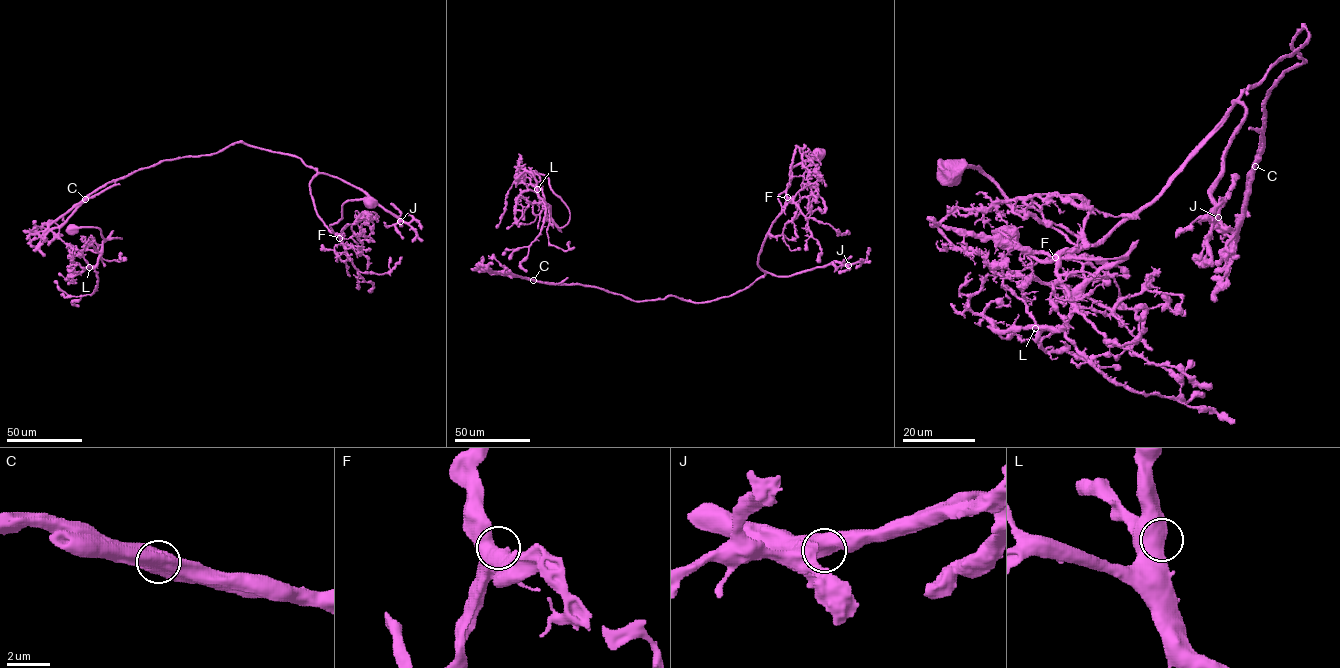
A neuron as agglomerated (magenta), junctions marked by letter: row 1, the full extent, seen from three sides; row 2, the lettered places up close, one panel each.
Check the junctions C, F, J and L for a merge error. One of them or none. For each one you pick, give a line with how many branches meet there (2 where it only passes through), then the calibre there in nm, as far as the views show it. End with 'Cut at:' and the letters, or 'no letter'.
C: 1 branches meet; 1150 nm thick
Cut at: C

